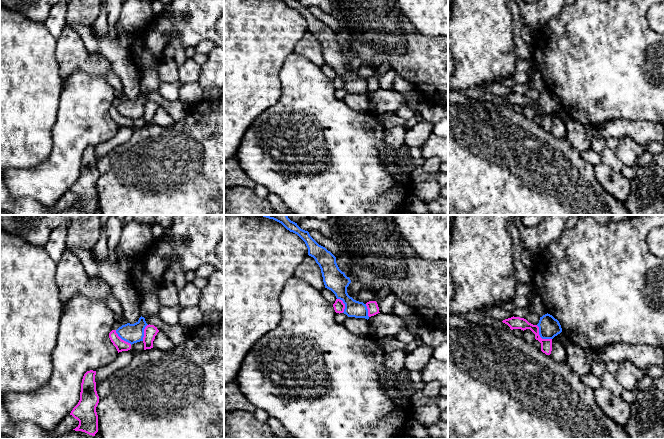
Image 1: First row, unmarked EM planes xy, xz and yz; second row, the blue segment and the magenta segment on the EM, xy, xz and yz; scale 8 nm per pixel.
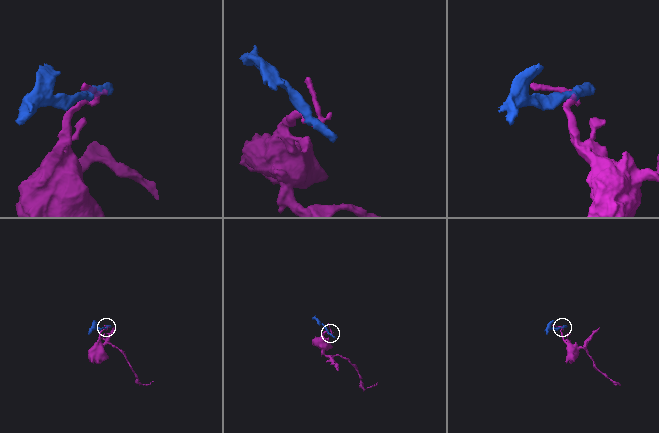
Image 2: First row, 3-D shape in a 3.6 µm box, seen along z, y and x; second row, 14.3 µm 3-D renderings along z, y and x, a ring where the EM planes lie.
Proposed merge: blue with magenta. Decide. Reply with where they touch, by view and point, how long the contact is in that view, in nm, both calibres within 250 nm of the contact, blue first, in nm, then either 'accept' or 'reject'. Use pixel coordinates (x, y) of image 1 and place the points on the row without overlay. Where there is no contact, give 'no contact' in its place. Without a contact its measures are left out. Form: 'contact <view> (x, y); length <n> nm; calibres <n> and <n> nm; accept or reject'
contact yz (540, 112); length 170 nm; calibres 170 and 100 nm; reject

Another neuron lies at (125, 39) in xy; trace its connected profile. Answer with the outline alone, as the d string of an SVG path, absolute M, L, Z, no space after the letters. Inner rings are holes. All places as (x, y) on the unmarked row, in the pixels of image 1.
M119 32L118 40L120 44L129 50L130 50L133 39L134 39L134 34L126 33L126 32Z

